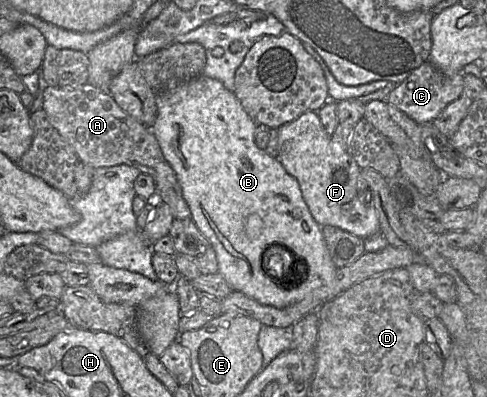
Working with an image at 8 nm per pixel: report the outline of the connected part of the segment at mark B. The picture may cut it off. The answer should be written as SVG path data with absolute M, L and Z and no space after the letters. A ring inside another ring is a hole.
M200 75L191 80L181 82L171 86L170 88L158 92L157 99L157 116L156 120L151 127L152 132L155 134L163 155L168 163L171 165L176 173L177 180L182 189L182 195L191 211L191 219L196 224L201 233L209 240L211 246L216 252L218 262L218 273L220 273L233 291L239 291L251 297L258 302L273 306L276 308L285 308L302 301L308 294L316 289L324 287L331 283L336 276L337 267L335 266L330 253L328 251L326 242L323 237L322 227L314 220L309 208L303 198L302 191L298 181L288 174L280 161L271 157L264 150L261 150L255 142L255 133L258 128L256 122L248 115L243 108L241 102L236 97L234 92L229 91L221 81ZM273 245L285 246L288 250L294 252L295 267L301 269L302 274L298 278L292 279L297 275L297 269L287 277L279 277L276 279L272 277L264 267L264 256L269 247Z

